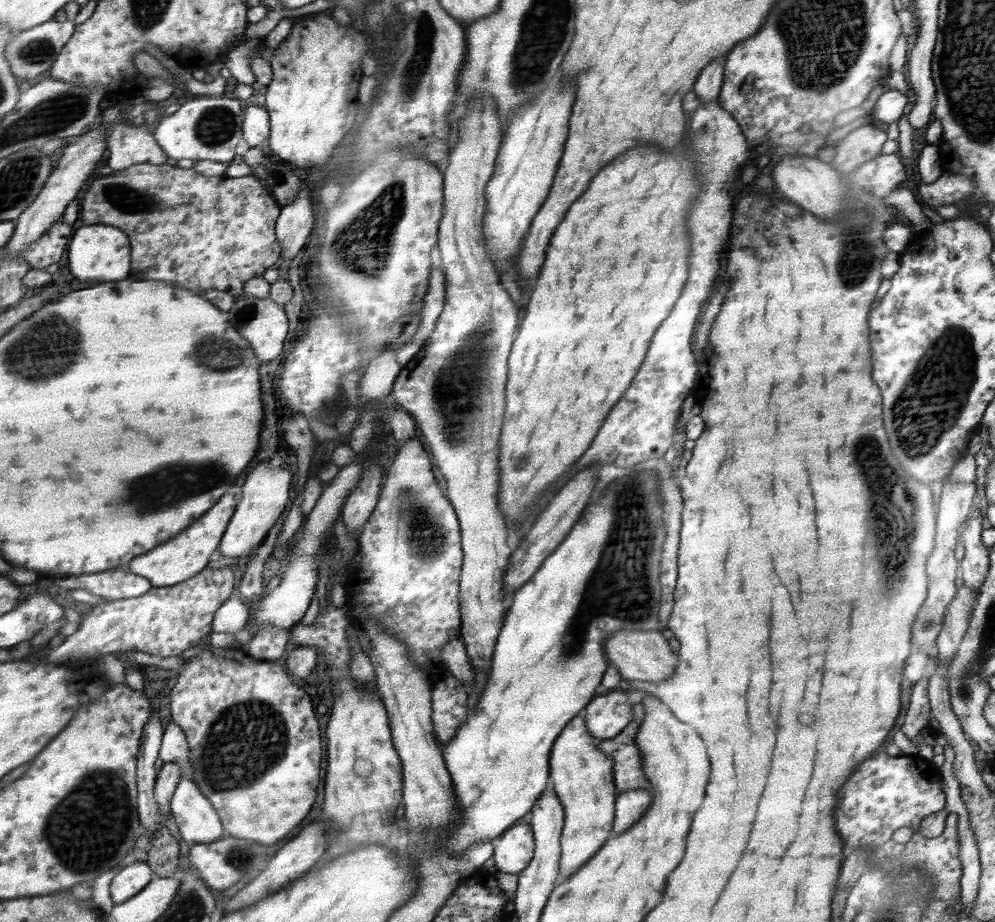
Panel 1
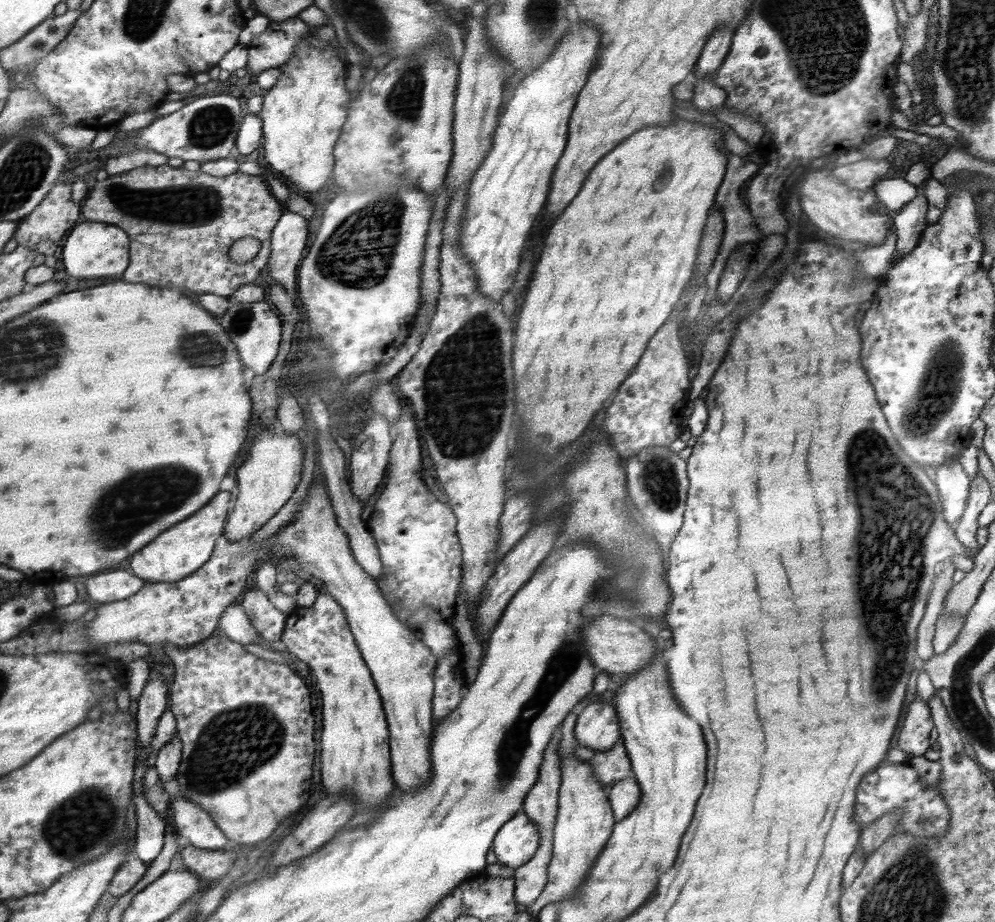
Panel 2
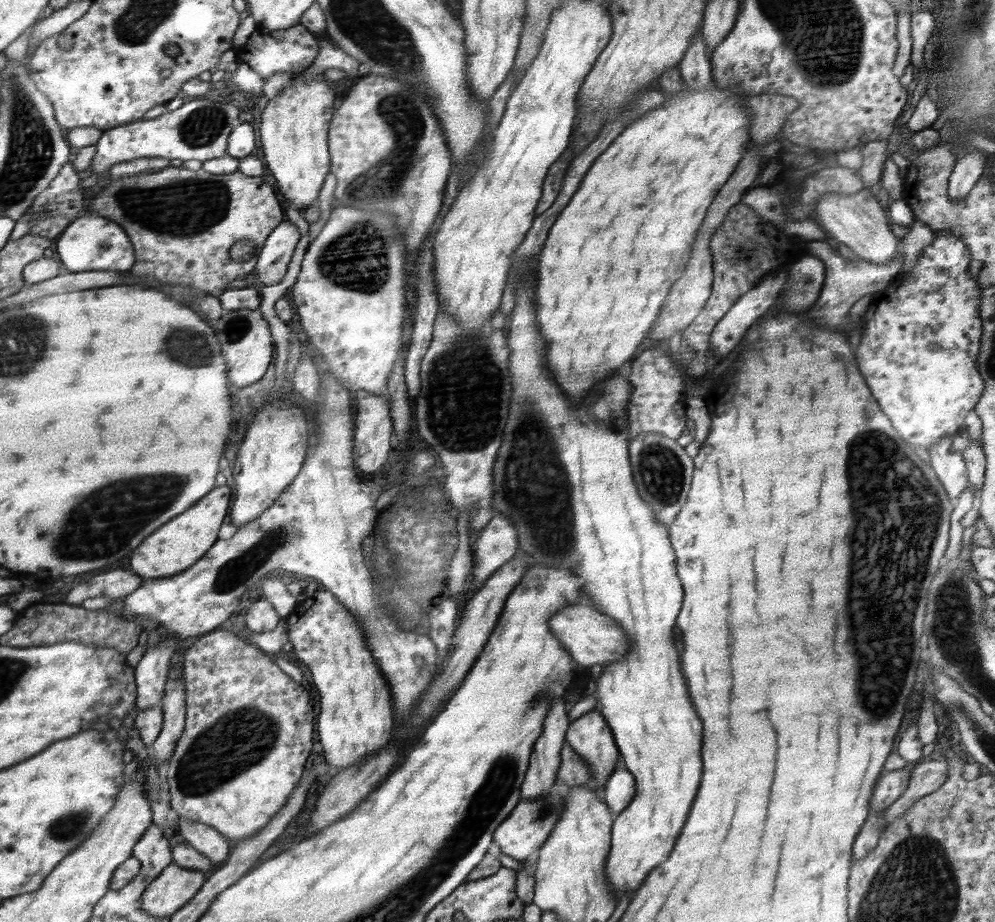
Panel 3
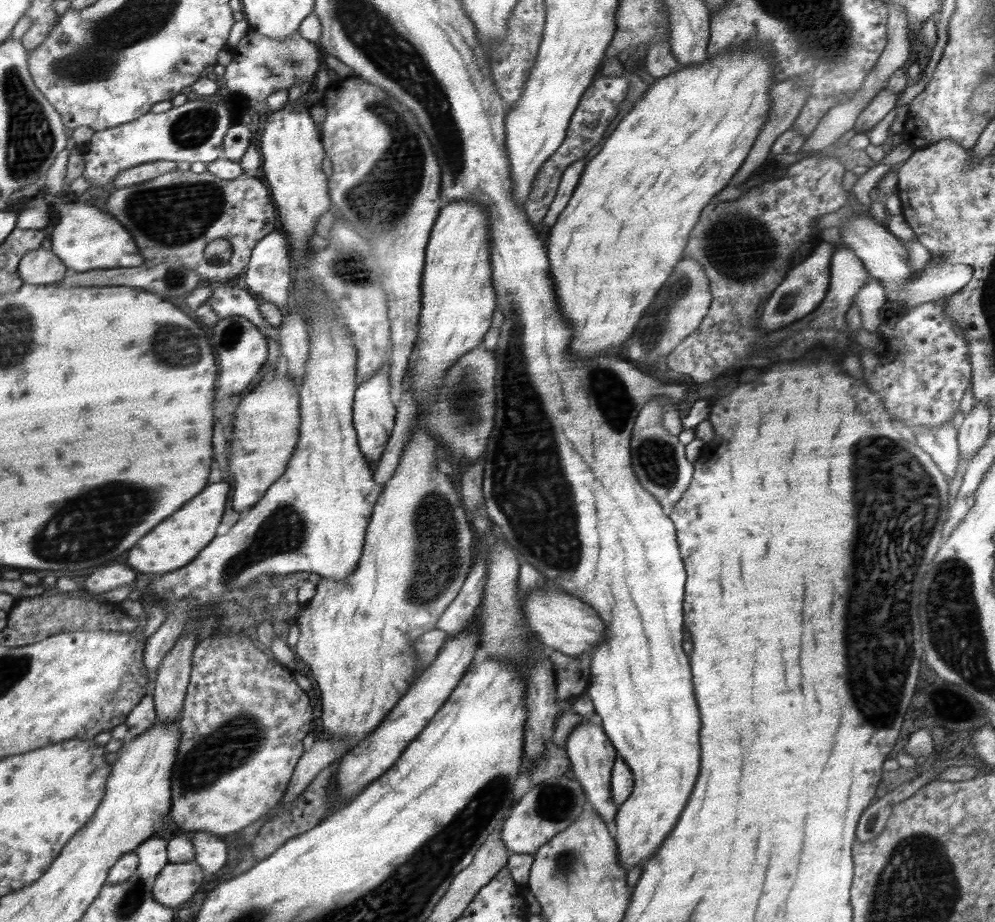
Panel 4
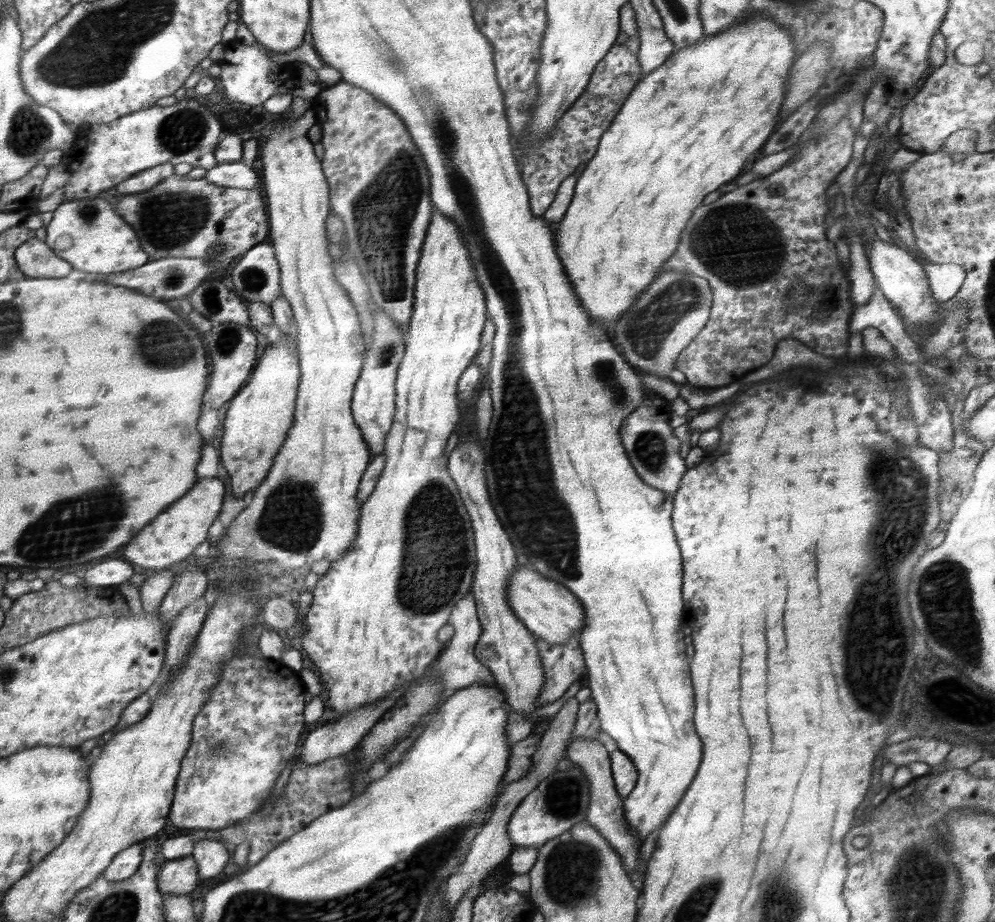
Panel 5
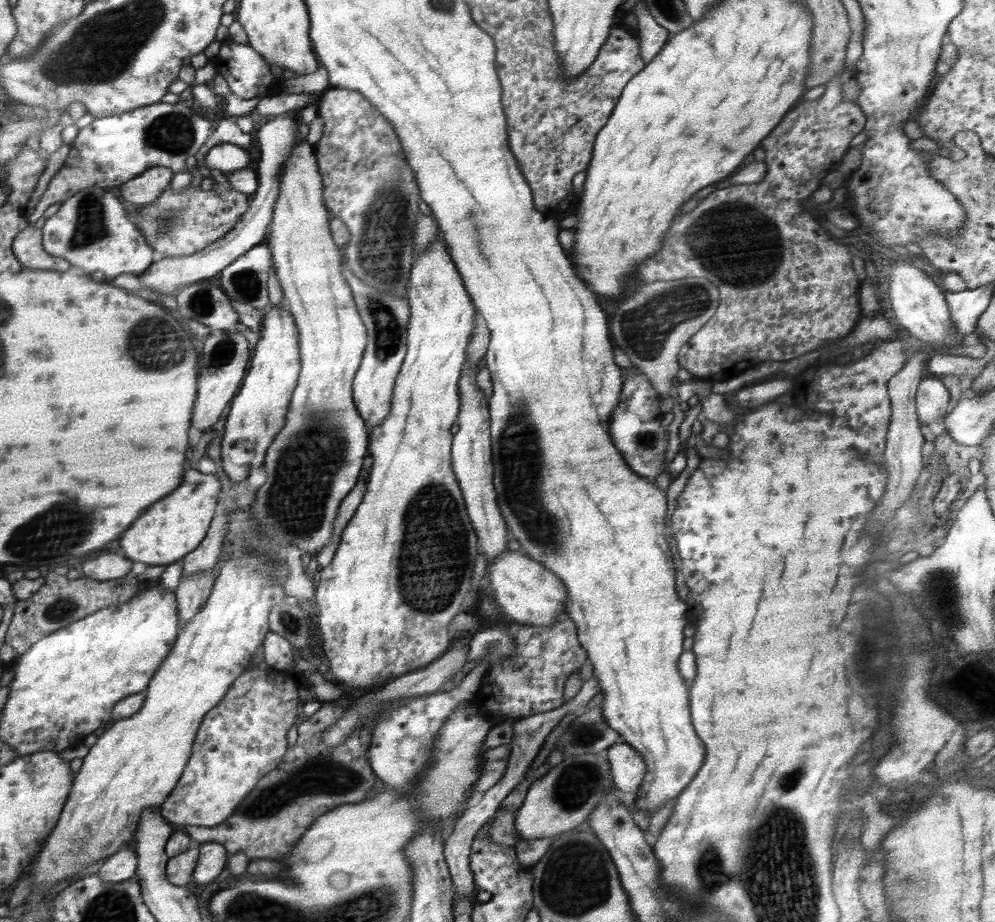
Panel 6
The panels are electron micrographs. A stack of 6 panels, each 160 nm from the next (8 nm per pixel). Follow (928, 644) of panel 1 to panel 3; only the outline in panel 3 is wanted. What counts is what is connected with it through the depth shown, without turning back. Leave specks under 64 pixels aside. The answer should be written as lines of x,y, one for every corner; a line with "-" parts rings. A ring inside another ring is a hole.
948,436
941,438
936,444
928,448
930,457
928,462
938,480
943,484
950,501
955,504
956,499
965,491
968,482
964,475
967,468
963,454
951,448
952,438

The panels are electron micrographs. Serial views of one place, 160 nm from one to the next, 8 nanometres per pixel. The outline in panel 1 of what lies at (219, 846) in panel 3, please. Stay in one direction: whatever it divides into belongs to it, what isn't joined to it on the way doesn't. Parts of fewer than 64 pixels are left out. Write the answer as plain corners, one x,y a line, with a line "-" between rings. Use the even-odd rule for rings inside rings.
185,773
175,788
170,808
182,842
212,844
226,835
218,811

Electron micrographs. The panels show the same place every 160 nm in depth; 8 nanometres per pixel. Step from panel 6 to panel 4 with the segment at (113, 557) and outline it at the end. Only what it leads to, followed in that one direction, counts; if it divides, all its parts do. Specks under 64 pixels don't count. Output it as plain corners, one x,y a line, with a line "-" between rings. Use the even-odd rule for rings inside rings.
110,564
104,568
94,570
94,574
90,574
88,578
80,578
83,589
90,590
90,593
100,594
108,592
115,588
122,588
122,586
134,587
136,580
136,572
132,568
126,568
122,564

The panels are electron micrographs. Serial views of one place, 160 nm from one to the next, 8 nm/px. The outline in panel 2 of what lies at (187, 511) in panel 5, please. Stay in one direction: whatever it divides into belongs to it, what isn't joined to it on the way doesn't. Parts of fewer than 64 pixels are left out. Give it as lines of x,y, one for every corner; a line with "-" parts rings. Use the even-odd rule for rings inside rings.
230,492
216,494
216,498
212,498
212,502
204,506
204,510
200,510
200,514
192,514
178,526
172,526
172,530
166,530
164,534
160,534
160,538
156,538
156,542
152,542
148,550
139,550
140,554
136,554
130,564
132,572
138,578
150,580
150,582
172,583
202,568
210,560
211,554
214,554
215,550
220,550
216,544
220,536
226,533
228,517
235,507
236,494
230,494

